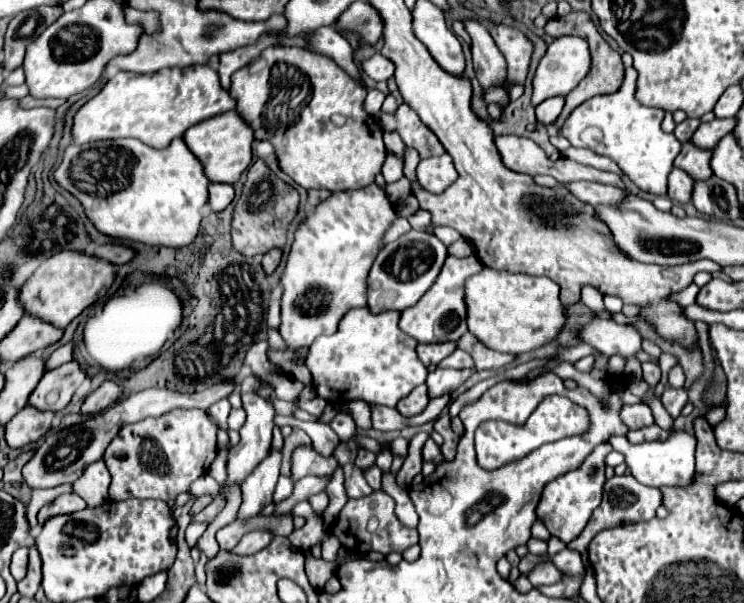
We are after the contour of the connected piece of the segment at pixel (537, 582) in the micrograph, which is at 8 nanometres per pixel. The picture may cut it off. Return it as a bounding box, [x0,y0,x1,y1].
[527,560,565,586]

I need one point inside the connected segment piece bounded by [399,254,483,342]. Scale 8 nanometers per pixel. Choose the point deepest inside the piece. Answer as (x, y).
(440, 315)

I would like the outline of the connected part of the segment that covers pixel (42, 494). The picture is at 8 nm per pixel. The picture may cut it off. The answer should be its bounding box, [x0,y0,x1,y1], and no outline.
[26,483,73,529]

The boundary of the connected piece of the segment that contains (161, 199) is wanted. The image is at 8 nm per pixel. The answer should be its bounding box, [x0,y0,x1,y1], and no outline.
[53,138,209,248]

